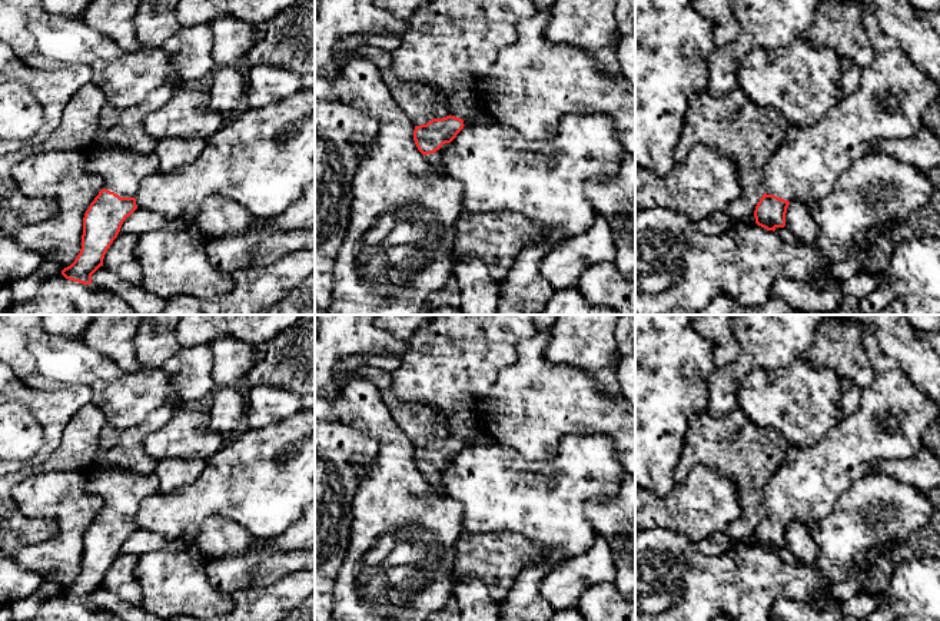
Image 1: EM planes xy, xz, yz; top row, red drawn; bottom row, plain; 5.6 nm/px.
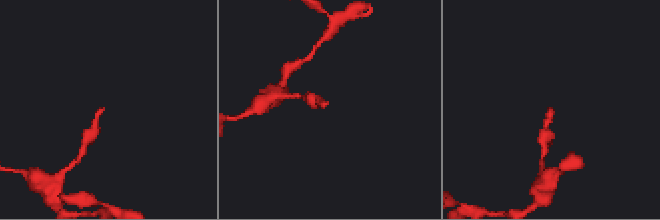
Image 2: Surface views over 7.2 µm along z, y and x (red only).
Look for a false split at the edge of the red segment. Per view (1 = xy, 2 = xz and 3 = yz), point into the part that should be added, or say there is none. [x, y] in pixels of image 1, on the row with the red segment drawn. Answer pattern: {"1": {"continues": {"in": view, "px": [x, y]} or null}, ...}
{"1": {"continues": {"in": "xy", "px": [122, 170]}}, "2": {"continues": {"in": "xz", "px": [435, 160]}}, "3": {"continues": {"in": "yz", "px": [889, 105]}}}

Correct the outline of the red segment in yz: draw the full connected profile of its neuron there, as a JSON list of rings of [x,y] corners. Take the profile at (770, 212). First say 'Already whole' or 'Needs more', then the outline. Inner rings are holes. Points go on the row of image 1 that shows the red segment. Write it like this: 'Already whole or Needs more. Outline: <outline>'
Needs more. Outline: [[[853,0],[861,9],[861,24],[874,50],[874,60],[863,69],[856,92],[841,99],[818,122],[811,126],[790,126],[785,142],[770,157],[764,167],[764,195],[755,206],[755,223],[767,230],[785,226],[787,207],[793,200],[806,205],[816,203],[830,193],[838,176],[856,160],[870,153],[870,146],[878,140],[911,137],[923,126],[924,110],[937,99],[939,87],[933,79],[919,70],[904,53],[899,41],[887,36],[878,26],[873,6]]]

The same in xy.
Needs more. Outline: [[[124,149],[87,150],[84,169],[100,176],[103,187],[84,213],[80,253],[62,270],[62,275],[69,280],[92,285],[92,275],[103,266],[104,255],[117,238],[123,222],[137,209],[134,197],[142,180],[159,172],[159,157],[156,153],[137,155]]]

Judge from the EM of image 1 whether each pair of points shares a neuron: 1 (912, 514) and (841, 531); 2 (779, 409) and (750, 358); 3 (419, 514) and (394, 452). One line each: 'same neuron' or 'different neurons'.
1: same neuron
2: different neurons
3: same neuron

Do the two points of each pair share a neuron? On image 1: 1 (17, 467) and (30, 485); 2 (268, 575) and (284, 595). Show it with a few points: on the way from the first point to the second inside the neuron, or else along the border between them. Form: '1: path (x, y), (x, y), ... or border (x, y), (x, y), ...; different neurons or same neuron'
1: border (33, 470), (22, 475); different neurons
2: border (299, 571), (289, 573), (268, 585), (241, 590); different neurons

